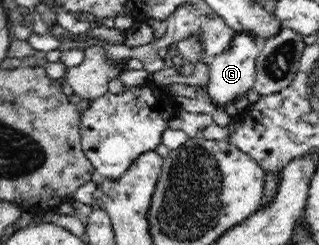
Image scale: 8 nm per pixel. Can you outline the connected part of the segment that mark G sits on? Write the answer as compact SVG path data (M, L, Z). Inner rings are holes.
M233 31L233 39L229 47L209 59L209 75L211 80L207 85L207 92L213 98L213 106L217 109L223 109L223 105L232 102L239 97L243 97L254 87L254 81L257 73L257 57L260 50L257 46L258 37L248 31Z

